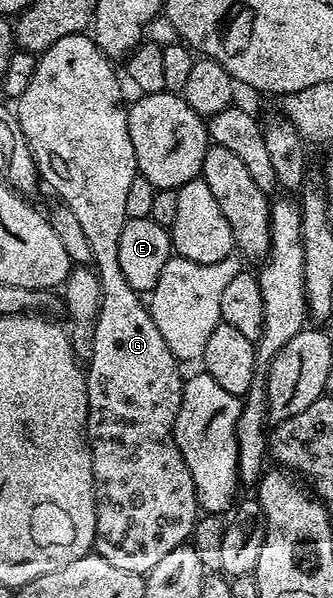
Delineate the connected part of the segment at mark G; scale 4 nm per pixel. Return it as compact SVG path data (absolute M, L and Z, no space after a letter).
M89 34L69 35L60 37L56 45L52 45L47 51L38 55L36 73L32 73L32 81L28 81L28 89L16 100L16 114L20 129L27 139L27 145L34 155L35 165L43 184L50 186L59 195L61 202L80 221L80 230L84 237L88 237L88 245L92 249L94 262L92 267L97 272L99 283L102 286L101 307L95 321L95 339L92 341L92 351L85 368L86 388L88 389L88 417L86 418L86 440L90 443L92 453L92 473L94 474L94 504L96 505L96 533L94 534L93 550L108 565L117 565L119 569L128 569L128 573L136 573L145 576L152 569L156 569L157 563L172 549L183 546L193 536L194 525L200 518L200 508L196 501L196 489L192 485L192 473L188 473L188 465L184 465L184 457L174 440L174 422L180 409L182 400L182 385L184 375L178 372L179 360L174 357L174 350L164 341L160 329L156 329L156 321L150 315L150 308L144 302L143 296L128 285L128 277L120 269L120 229L126 224L126 210L124 200L128 198L128 189L132 186L134 176L138 174L136 165L136 153L132 149L132 137L128 137L128 121L126 113L127 104L122 104L122 87L118 84L118 75L114 72L115 64L111 62L105 53L94 44Z

